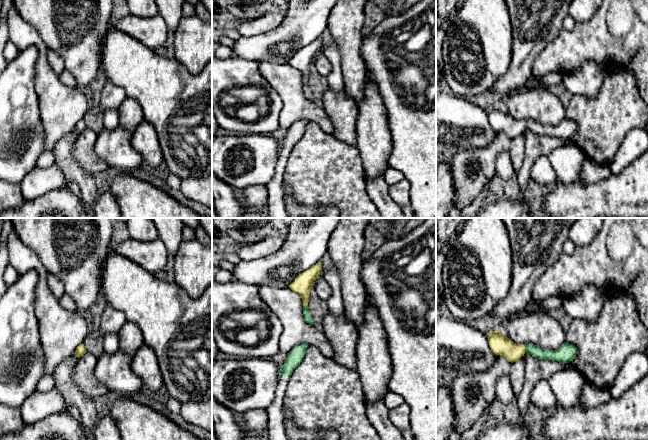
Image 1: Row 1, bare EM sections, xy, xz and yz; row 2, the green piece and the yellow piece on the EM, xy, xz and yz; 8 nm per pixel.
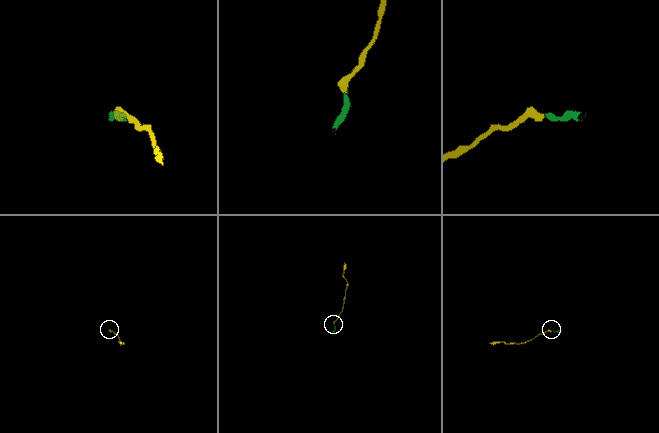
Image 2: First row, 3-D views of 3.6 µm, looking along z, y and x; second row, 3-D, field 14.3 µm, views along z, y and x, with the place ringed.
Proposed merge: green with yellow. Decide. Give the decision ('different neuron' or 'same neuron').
same neuron

